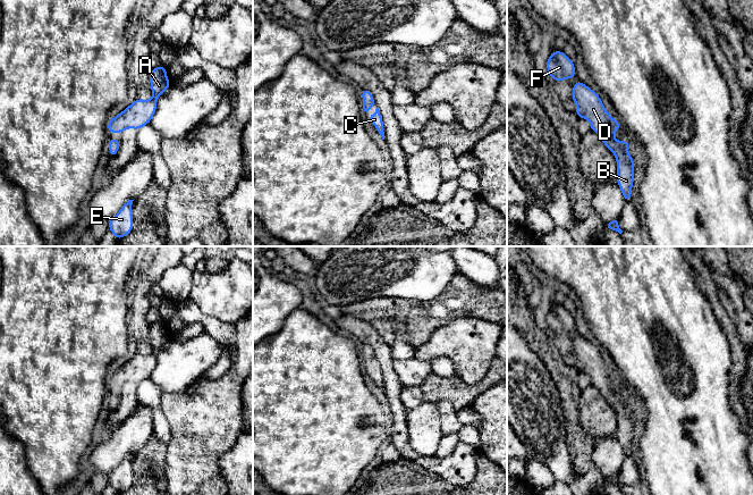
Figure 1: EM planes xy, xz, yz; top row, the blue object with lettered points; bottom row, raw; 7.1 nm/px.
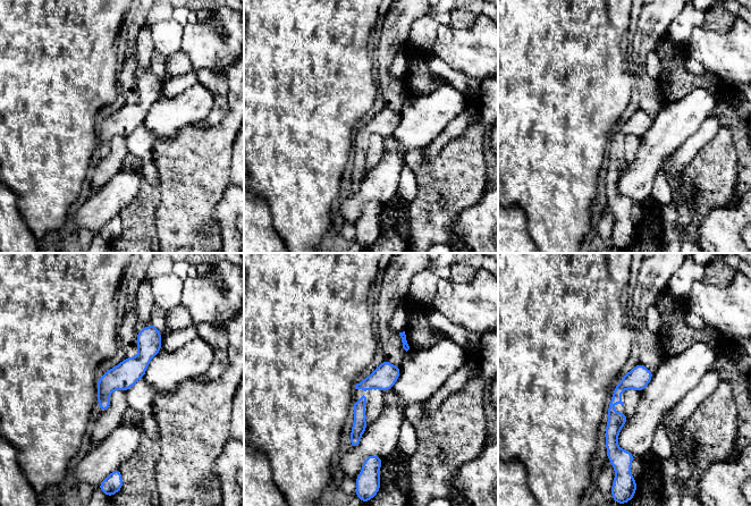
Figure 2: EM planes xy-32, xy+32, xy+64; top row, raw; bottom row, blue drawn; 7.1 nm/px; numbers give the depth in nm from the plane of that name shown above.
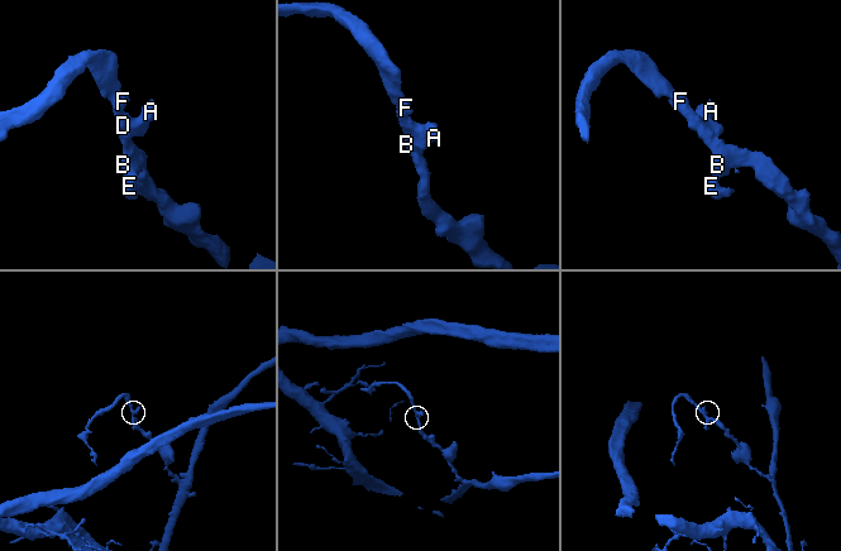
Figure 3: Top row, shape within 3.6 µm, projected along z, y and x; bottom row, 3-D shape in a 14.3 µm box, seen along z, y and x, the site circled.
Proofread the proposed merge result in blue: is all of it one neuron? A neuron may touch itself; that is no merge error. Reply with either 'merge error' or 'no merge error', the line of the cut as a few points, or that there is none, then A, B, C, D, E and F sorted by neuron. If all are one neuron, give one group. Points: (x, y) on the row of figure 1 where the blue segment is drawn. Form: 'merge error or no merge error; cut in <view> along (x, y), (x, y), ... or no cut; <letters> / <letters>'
no merge error; no cut; A B C D E F

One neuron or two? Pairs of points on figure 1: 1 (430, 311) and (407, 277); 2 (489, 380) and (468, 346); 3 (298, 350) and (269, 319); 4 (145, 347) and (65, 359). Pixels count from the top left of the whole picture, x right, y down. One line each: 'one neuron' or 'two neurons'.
1: two neurons
2: two neurons
3: two neurons
4: two neurons

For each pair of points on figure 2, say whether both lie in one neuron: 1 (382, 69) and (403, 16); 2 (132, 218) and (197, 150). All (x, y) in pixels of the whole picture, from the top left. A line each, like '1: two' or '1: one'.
1: one
2: two

